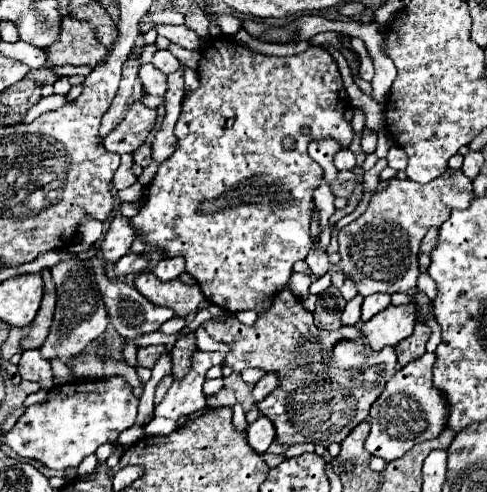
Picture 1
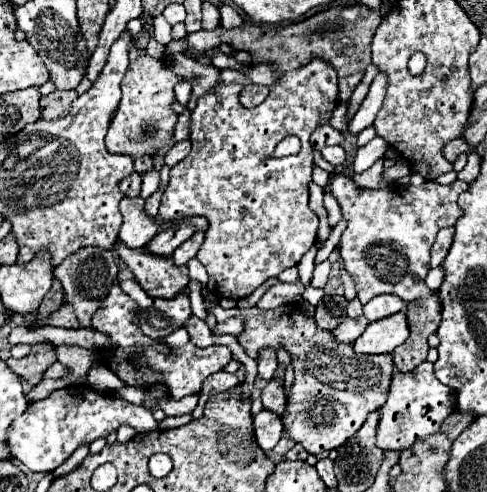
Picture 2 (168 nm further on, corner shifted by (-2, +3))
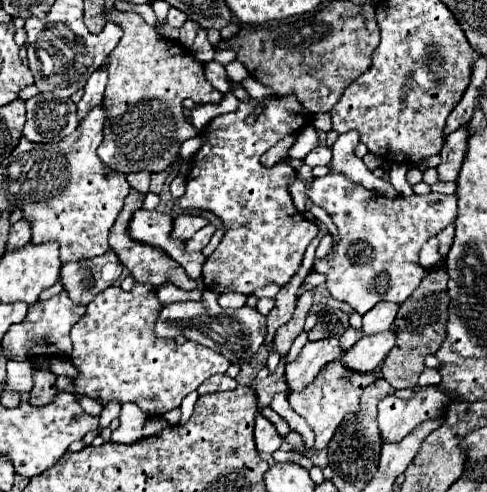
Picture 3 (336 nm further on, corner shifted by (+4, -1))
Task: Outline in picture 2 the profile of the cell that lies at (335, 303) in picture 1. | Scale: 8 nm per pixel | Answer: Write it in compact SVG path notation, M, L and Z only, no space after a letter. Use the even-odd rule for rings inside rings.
M325 294L321 302L317 304L315 312L315 322L319 328L325 330L335 330L335 326L347 316L347 300L345 296L331 296Z

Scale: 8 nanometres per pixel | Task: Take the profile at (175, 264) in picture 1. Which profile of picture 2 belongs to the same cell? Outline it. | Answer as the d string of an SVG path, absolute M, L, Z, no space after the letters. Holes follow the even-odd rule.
M197 232L197 234L193 234L189 240L185 240L185 242L173 252L173 256L171 256L173 262L175 262L175 266L187 264L187 262L197 254L201 242L203 242L203 232Z

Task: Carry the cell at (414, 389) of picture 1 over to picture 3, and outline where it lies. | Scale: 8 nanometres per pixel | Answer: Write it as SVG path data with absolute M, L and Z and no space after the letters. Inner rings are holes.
M435 386L419 388L417 396L411 400L401 400L397 396L385 396L379 402L379 430L385 442L399 442L405 438L413 426L437 418L447 408L449 398L441 394Z

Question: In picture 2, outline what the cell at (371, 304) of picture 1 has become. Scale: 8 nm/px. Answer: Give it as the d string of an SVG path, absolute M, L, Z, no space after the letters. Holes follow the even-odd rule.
M379 294L375 298L371 298L365 306L363 306L363 314L369 322L375 322L379 318L391 316L395 312L401 312L405 308L405 302L401 298L395 298L393 294Z

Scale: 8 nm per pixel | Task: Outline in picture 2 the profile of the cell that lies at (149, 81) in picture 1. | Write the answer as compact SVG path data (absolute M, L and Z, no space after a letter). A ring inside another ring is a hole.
M181 81L175 85L174 93L181 105L185 106L187 104L191 90L192 86L188 81Z

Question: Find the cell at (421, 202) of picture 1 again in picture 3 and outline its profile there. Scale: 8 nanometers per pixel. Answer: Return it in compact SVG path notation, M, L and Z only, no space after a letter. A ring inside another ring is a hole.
M337 172L315 178L307 194L313 204L331 216L339 238L333 256L315 264L315 270L325 274L329 294L349 304L361 316L377 302L387 300L401 304L413 294L425 276L425 268L421 268L417 256L421 246L457 216L457 196L429 192L425 196L399 196L389 200L379 198L375 192Z

